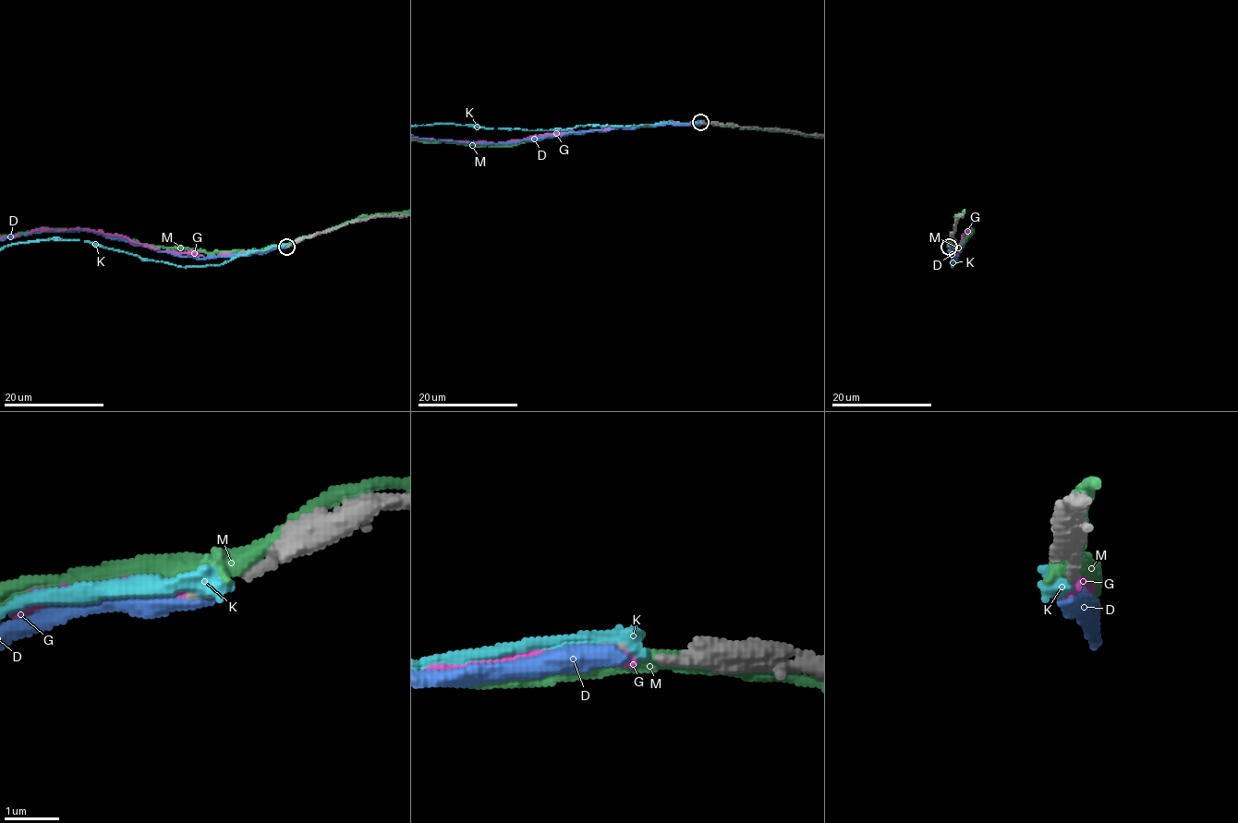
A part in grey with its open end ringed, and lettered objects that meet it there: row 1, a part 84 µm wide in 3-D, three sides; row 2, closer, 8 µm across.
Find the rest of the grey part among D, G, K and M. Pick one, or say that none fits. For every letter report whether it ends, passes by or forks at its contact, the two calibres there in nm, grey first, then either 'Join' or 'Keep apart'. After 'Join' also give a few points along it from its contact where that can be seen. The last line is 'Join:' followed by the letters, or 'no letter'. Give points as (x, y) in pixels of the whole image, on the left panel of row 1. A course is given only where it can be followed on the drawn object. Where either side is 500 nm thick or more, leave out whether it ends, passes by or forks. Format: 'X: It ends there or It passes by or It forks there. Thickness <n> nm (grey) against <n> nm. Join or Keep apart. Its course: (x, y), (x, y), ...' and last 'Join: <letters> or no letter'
D: It ends there. Thickness 130 nm (grey) against 360 nm. Keep apart
G: It ends there. Thickness 140 nm (grey) against 360 nm. Keep apart
K: It ends there. Thickness 140 nm (grey) against 440 nm. Keep apart
M: It passes by. Thickness 140 nm (grey) against 340 nm. Keep apart
Join: no letter

